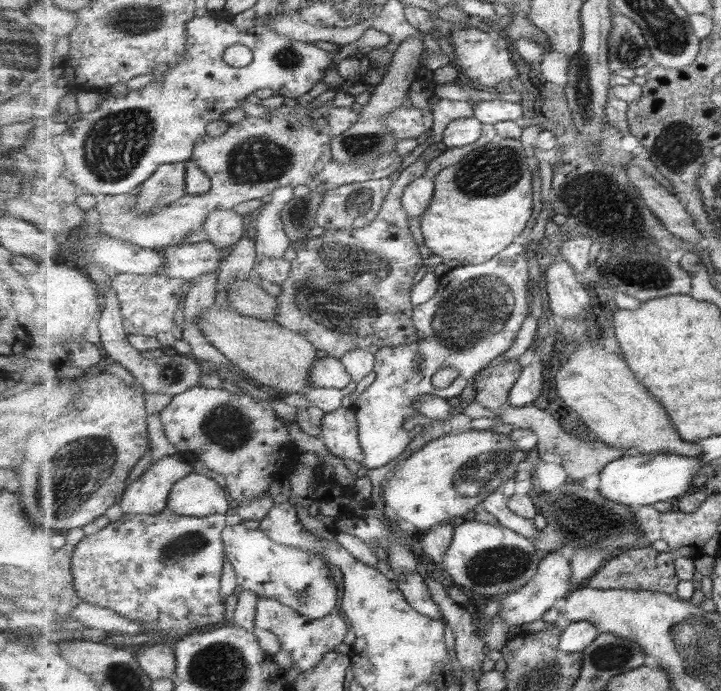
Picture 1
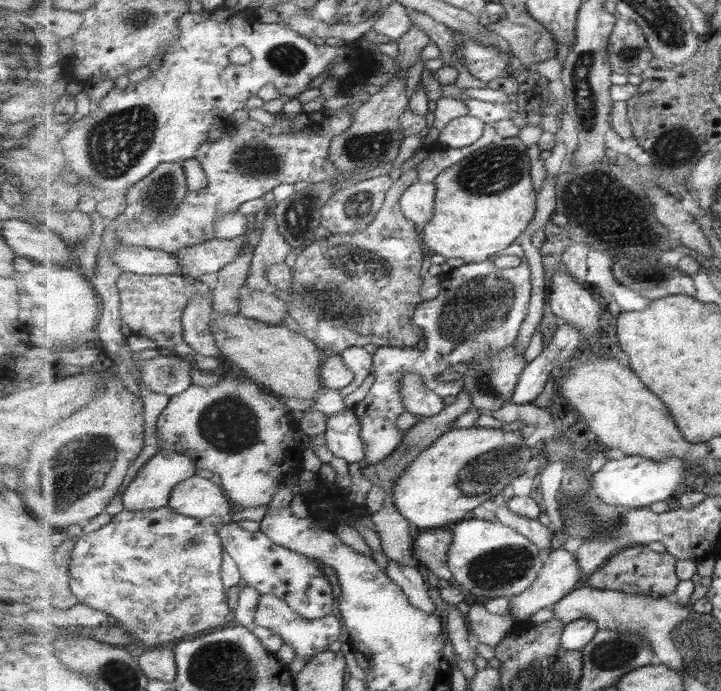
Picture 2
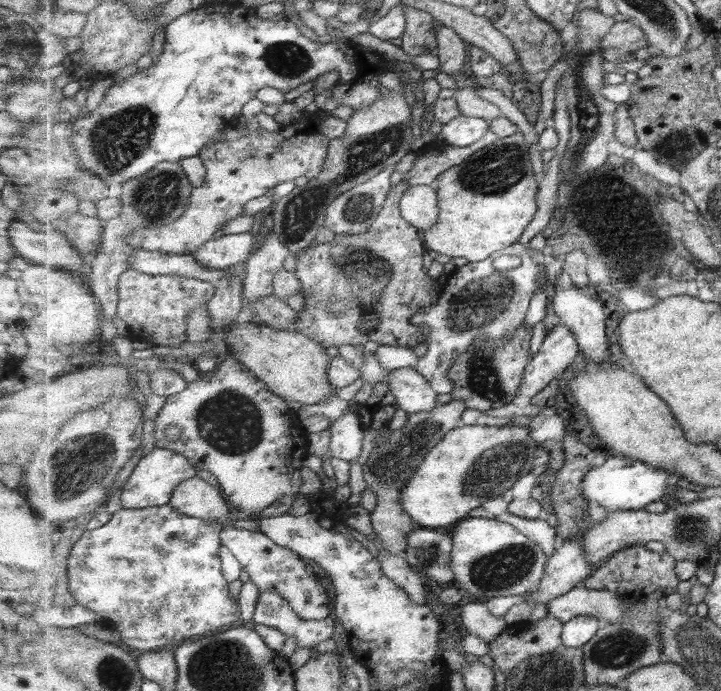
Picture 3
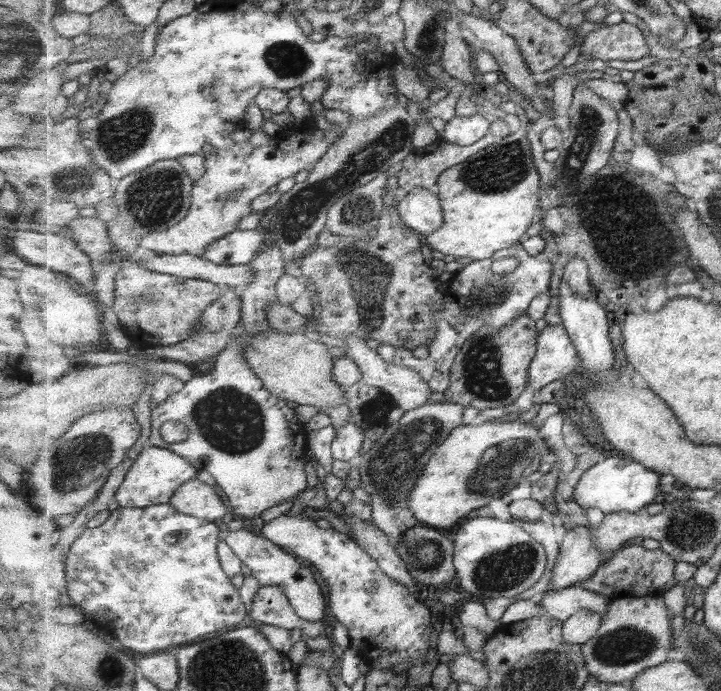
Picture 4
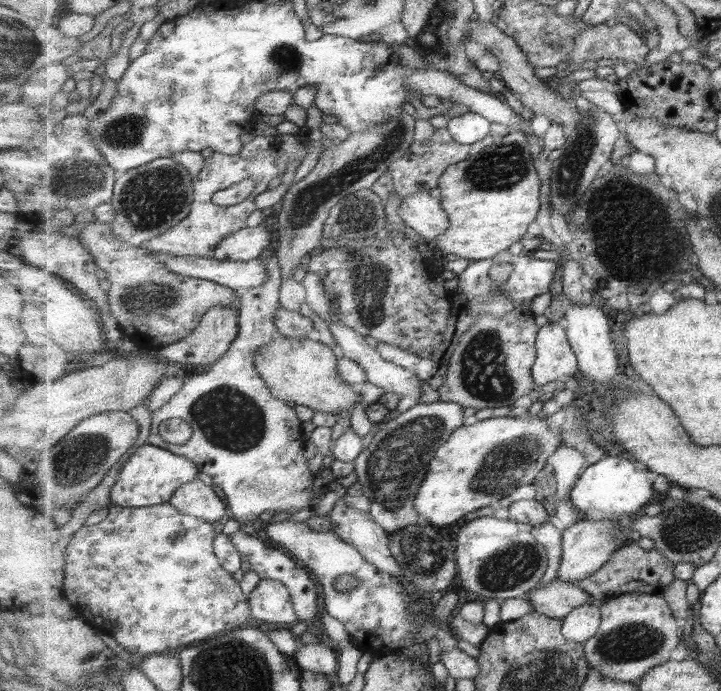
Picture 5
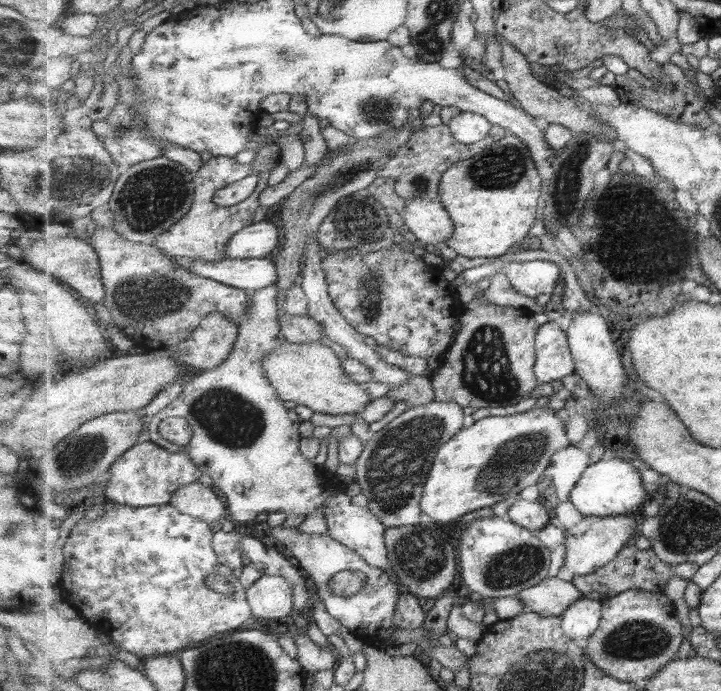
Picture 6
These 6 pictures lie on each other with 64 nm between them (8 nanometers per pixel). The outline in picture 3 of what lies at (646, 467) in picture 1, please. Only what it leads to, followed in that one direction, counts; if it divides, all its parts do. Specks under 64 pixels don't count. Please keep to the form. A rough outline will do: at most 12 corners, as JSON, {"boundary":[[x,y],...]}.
{"boundary":[[611,456],[583,480],[583,497],[637,511],[670,493],[675,473]]}

